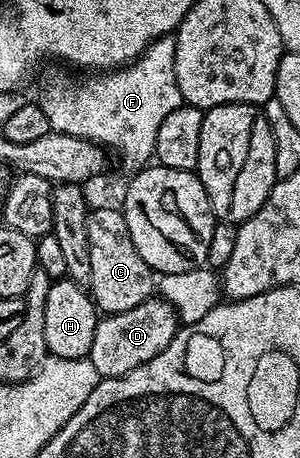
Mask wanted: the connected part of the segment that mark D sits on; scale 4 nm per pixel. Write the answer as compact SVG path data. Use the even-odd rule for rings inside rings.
M162 299L146 301L133 307L133 311L112 313L97 323L89 359L93 367L97 367L100 378L123 377L165 351L180 328L180 317L169 302Z

